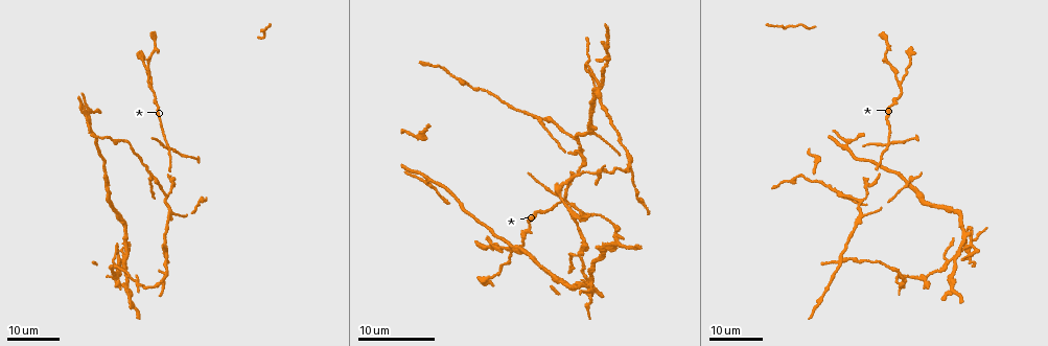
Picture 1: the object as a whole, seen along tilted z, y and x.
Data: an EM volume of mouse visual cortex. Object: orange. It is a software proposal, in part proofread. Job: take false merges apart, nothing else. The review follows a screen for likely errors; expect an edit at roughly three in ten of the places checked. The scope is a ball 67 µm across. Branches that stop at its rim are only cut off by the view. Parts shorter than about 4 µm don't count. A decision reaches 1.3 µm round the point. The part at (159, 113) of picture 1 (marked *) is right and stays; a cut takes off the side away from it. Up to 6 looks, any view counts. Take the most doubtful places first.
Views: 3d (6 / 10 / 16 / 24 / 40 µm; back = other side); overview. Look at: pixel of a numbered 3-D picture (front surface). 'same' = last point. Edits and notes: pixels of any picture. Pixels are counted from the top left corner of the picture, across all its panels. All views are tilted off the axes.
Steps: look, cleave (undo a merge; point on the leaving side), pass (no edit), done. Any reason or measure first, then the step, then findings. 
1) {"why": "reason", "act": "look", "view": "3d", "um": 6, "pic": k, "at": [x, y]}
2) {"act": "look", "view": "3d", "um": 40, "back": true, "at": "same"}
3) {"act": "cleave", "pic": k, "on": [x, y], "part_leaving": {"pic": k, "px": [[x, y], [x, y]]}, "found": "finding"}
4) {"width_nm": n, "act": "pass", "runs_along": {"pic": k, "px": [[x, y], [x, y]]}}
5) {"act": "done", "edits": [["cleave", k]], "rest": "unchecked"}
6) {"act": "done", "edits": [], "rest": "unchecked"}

{"act": "look", "view": "3d", "um": 24, "pic": 1, "at": [841, 261]}

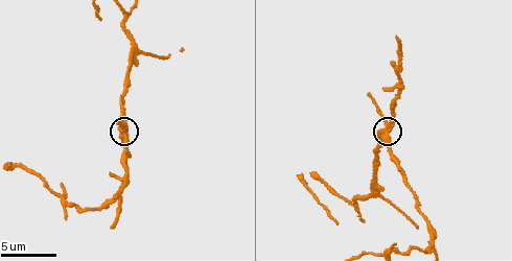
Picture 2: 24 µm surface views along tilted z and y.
{"why": "closer look", "act": "look", "view": "3d", "um": 6, "pic": 2, "at": [388, 134]}

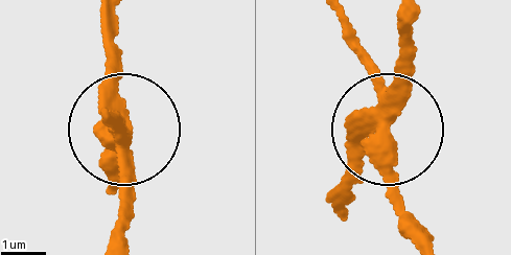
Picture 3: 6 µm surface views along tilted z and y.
{"act": "cleave", "pic": 3, "on": [396, 181], "part_leaving": {"pic": 3, "px": [[390, 120], [402, 223], [417, 241]]}, "found": "two neurons meet here"}

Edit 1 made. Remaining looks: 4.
{"act": "look", "view": "overview"}

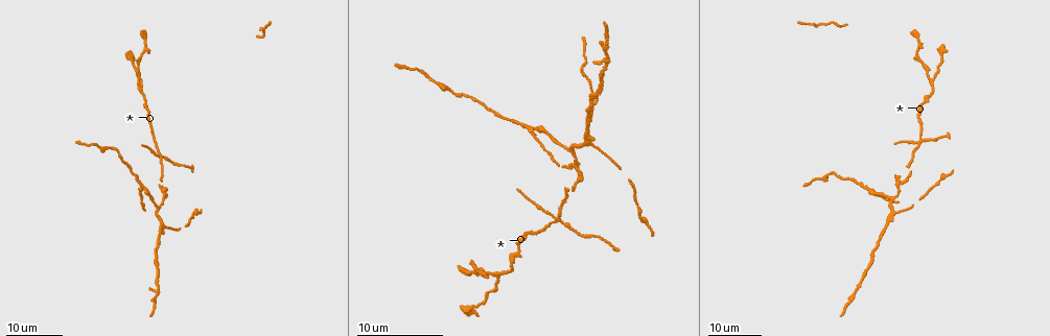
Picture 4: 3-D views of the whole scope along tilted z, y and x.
{"why": "thin arm on a thick one", "act": "look", "view": "3d", "um": 16, "pic": 4, "at": [140, 186]}

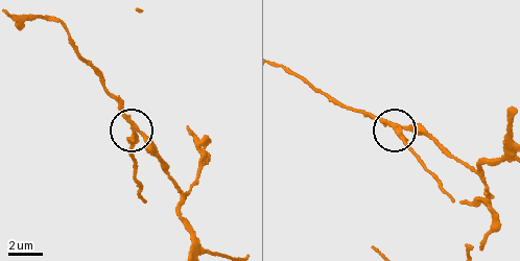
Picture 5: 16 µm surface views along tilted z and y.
{"act": "look", "view": "3d", "um": 10, "pic": 5, "at": [397, 130]}

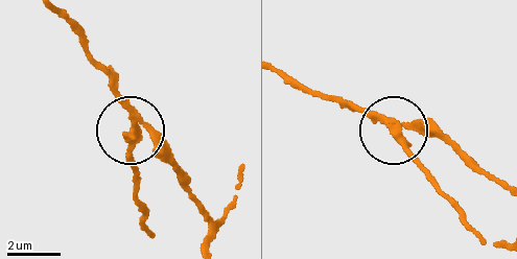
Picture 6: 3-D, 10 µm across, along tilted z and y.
{"side_arm_um": 6, "act": "cleave", "pic": 6, "on": [132, 148], "part_leaving": {"pic": 6, "px": [[131, 118], [133, 186], [149, 235]]}, "found": "two neurons meet here"}

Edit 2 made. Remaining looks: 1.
{"act": "done", "edits": [["cleave", 3], ["cleave", 6]], "rest": "unchecked"}

